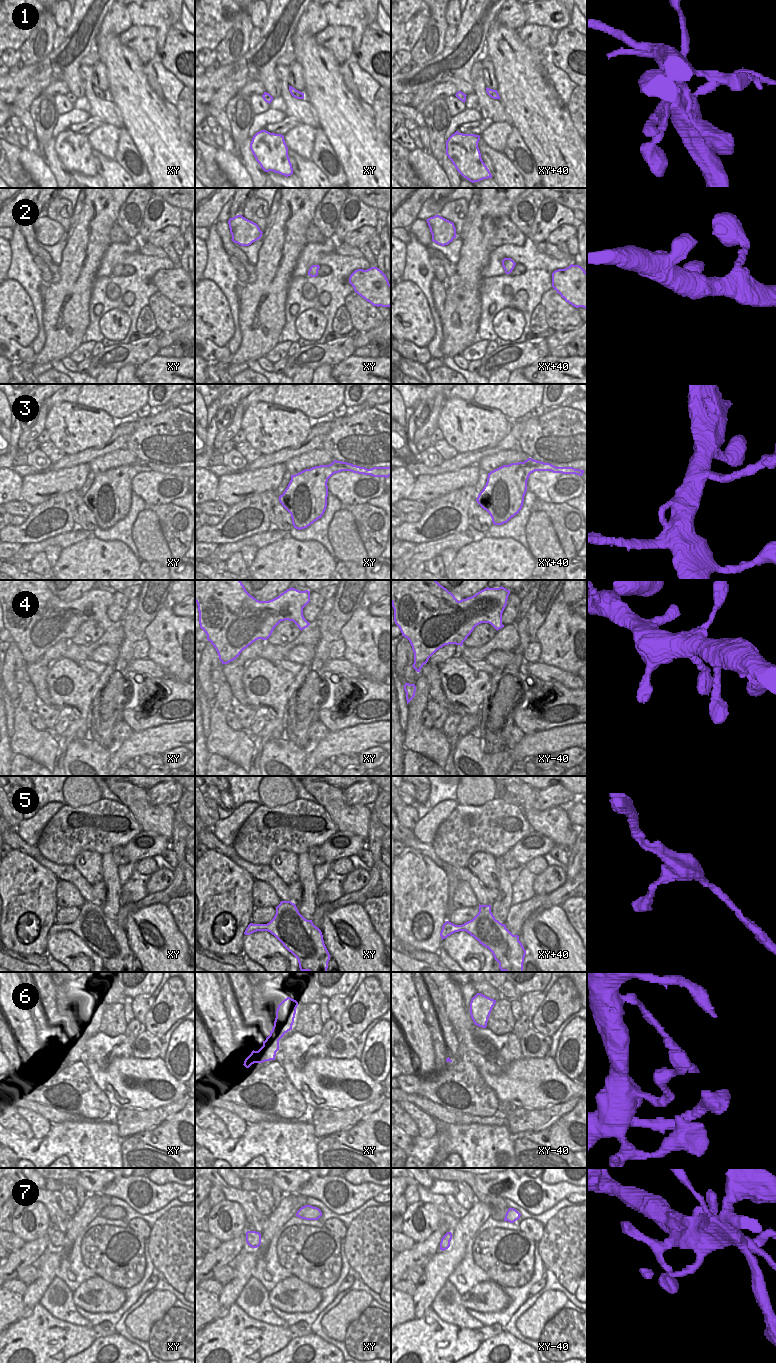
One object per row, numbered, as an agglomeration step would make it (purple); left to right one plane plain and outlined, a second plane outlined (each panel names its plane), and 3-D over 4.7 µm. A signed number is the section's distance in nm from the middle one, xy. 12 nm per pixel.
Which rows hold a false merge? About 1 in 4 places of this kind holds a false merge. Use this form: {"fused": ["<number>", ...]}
{"fused": []}

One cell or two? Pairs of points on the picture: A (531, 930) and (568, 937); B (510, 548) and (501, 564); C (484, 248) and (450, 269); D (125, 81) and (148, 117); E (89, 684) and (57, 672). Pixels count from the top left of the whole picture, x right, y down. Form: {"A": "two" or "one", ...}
{"A": "one", "B": "one", "C": "two", "D": "one", "E": "one"}

